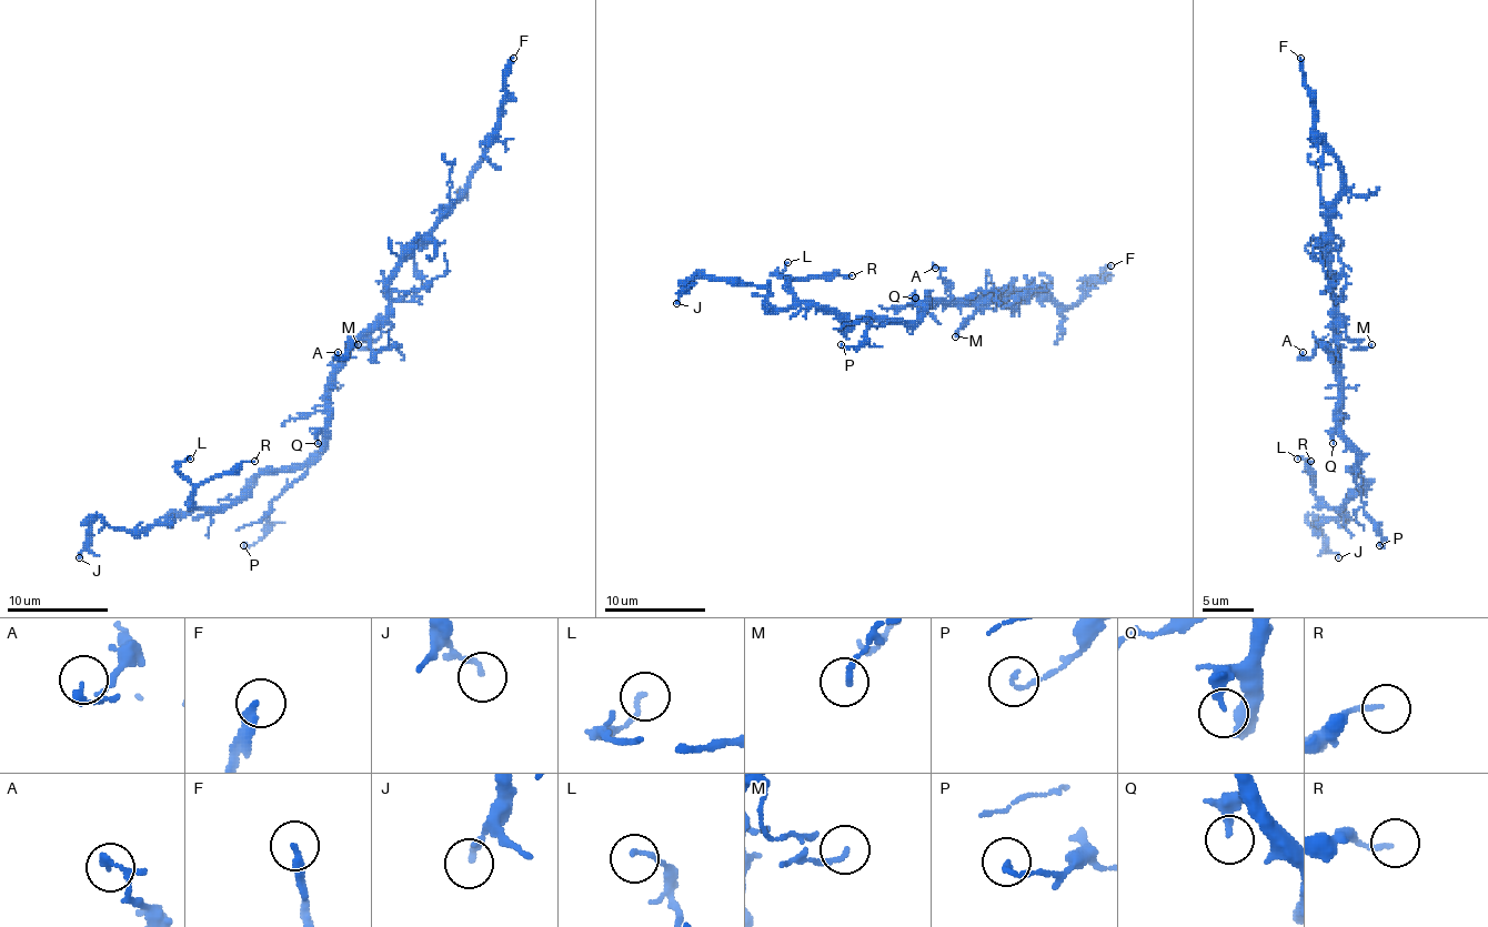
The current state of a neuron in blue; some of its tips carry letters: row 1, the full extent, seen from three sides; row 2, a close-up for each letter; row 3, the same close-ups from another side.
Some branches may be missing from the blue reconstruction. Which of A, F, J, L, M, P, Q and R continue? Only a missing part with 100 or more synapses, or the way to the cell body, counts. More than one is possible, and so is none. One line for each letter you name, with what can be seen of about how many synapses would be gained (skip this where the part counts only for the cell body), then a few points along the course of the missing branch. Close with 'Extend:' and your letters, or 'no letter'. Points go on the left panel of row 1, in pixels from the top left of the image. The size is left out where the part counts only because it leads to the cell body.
Extend: F

